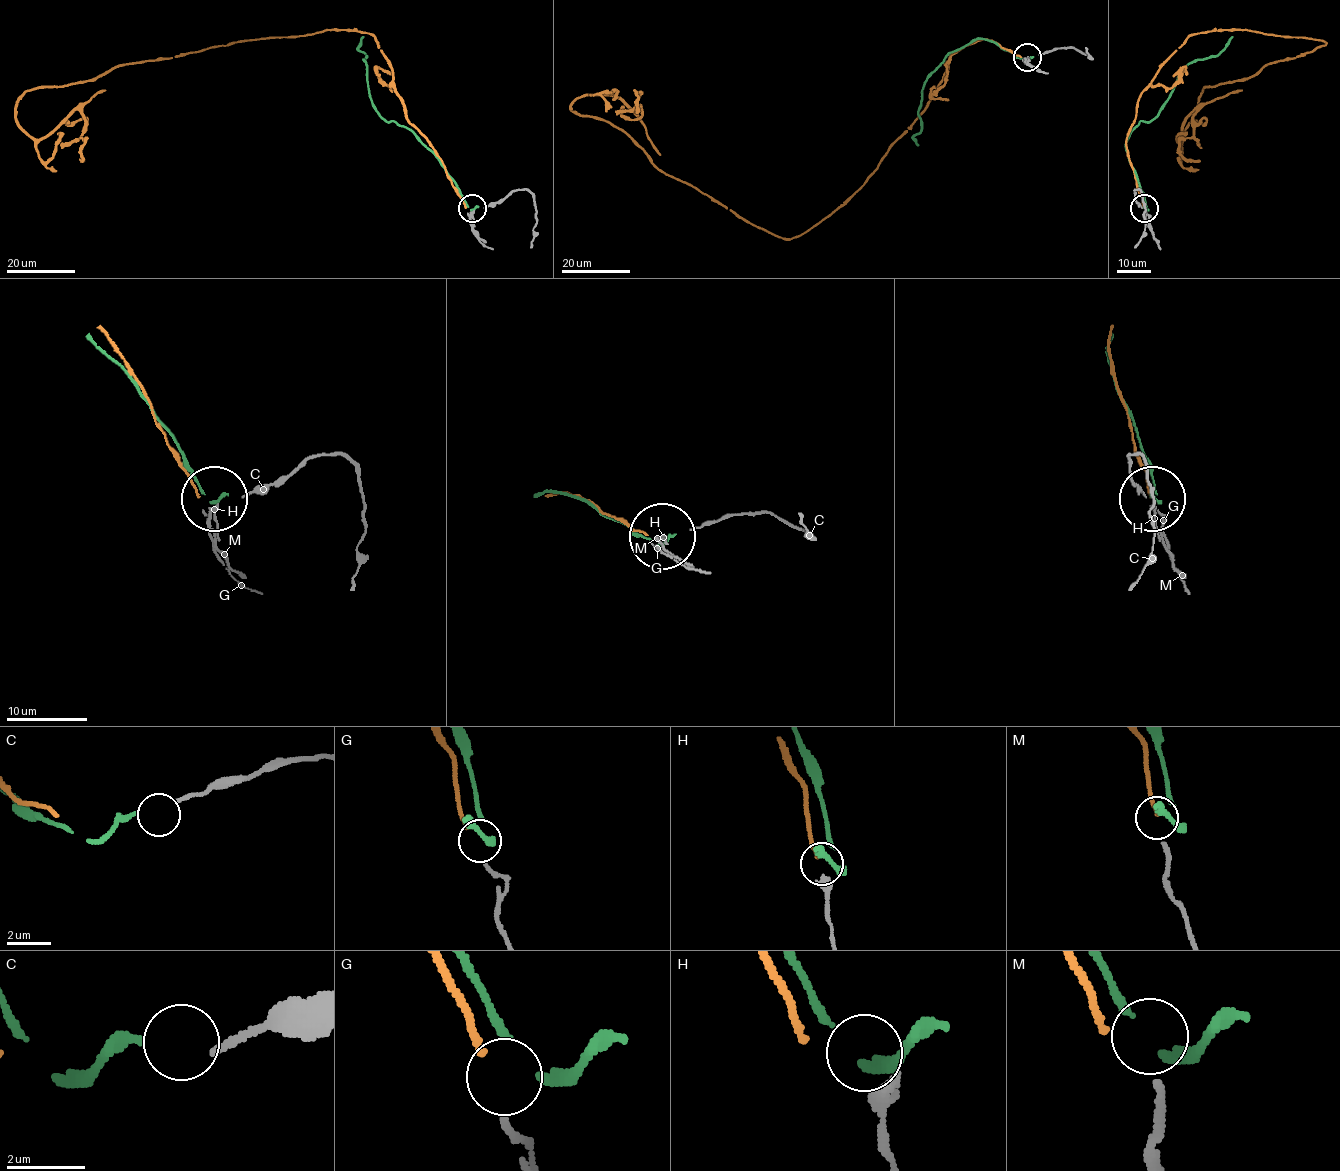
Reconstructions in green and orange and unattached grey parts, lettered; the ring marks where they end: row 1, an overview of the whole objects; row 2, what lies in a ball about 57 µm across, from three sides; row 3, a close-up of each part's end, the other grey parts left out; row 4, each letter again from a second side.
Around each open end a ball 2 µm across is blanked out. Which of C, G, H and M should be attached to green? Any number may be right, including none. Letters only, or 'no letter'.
C

